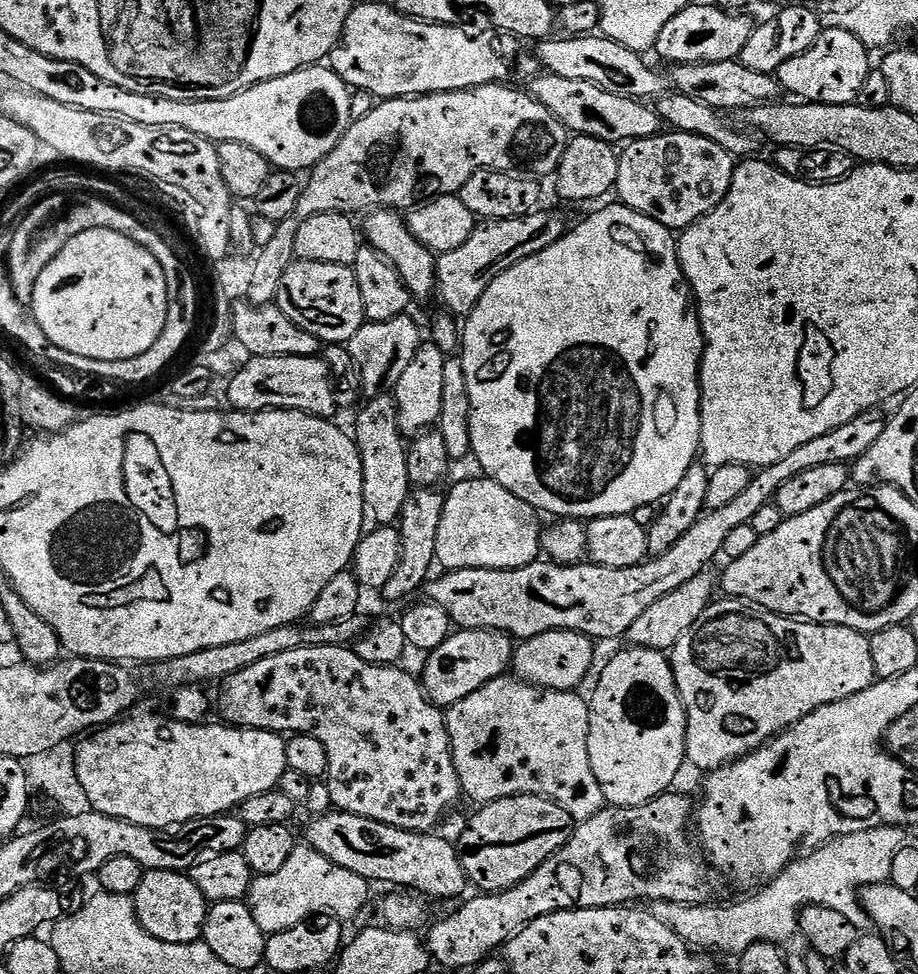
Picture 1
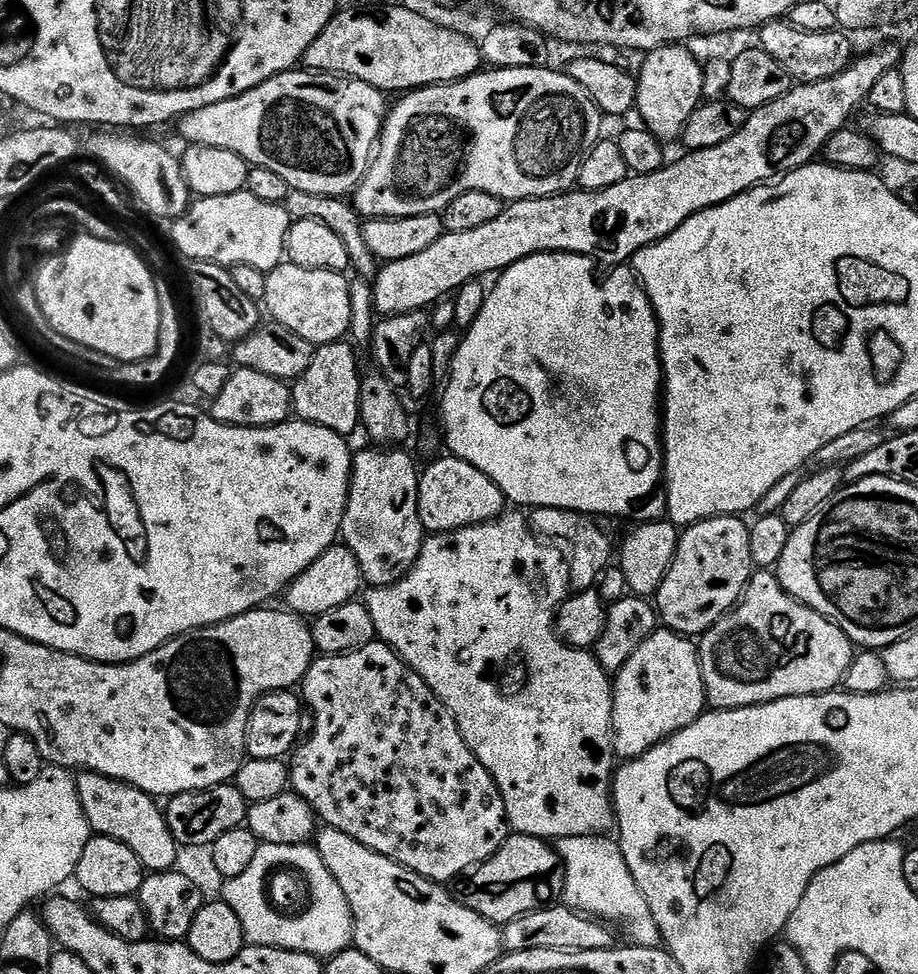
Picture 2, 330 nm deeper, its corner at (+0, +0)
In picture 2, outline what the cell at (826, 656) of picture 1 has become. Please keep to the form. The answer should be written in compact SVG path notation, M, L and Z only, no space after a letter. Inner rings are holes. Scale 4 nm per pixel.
M768 570L753 571L739 604L698 640L704 695L709 709L749 708L791 696L820 696L839 689L854 655L850 637L822 614L810 610L781 586Z

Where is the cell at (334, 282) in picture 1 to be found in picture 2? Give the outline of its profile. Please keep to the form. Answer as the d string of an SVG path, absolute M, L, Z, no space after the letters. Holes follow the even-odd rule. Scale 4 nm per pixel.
M287 262L267 273L266 294L262 301L275 323L294 330L314 346L343 341L350 332L350 280L343 272L306 270Z

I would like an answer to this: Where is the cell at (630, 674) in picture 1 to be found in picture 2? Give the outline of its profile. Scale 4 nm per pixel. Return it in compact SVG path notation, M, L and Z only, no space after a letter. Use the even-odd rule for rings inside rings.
M657 630L644 639L642 646L630 654L626 666L615 673L612 689L612 750L621 761L640 756L647 748L659 744L668 736L690 726L706 711L704 679L700 669L700 654L697 645L689 637L676 632Z

